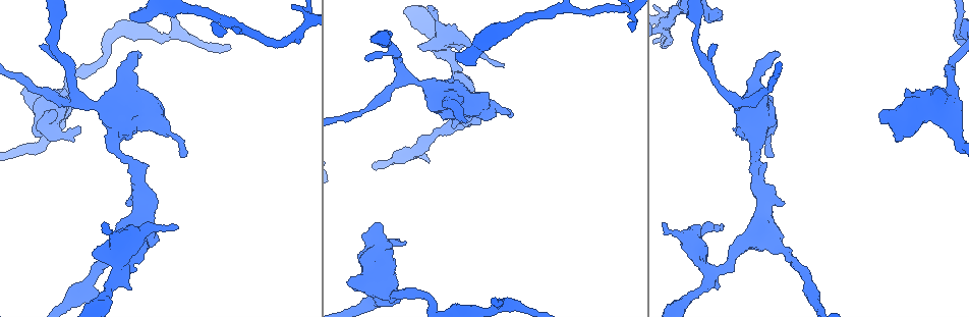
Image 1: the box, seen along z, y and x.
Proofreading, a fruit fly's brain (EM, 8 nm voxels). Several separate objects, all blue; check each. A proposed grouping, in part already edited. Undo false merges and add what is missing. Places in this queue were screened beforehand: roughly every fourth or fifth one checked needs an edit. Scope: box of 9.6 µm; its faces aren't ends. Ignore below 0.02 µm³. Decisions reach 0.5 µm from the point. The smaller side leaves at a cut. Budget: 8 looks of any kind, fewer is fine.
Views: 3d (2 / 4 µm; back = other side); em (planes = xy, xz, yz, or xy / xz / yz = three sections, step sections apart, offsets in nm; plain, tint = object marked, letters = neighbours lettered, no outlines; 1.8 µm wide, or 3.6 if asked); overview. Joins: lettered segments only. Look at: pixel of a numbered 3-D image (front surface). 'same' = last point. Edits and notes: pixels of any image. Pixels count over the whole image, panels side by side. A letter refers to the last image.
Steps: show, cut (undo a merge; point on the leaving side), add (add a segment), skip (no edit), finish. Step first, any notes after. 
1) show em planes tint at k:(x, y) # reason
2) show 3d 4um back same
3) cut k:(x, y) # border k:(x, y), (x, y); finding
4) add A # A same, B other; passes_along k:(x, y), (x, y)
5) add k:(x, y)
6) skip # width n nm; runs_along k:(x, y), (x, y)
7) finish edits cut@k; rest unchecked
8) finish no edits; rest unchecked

show 3d 4um at 1:(394, 296) # thick turns thin

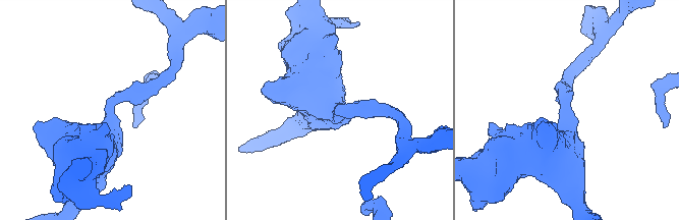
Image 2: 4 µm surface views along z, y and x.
show em 3.6um planes letters at 2:(566, 127) # now the EM

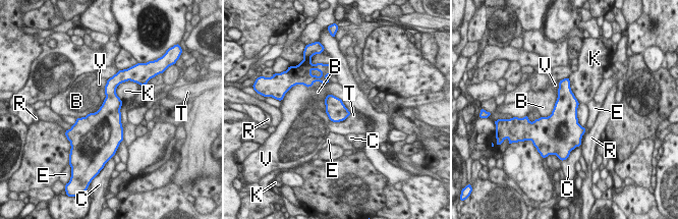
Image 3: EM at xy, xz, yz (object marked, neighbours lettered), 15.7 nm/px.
skip # width 320 nm; B other, C other, E other, K other, R other, T other, V other; border 3:(318, 80), (329, 83); one neuron here

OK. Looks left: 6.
show 3d 4um at 1:(131, 16) # branch stops here

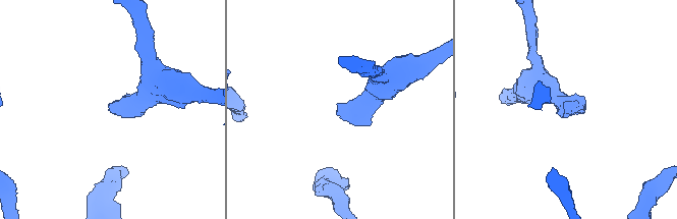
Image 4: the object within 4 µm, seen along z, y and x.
show em xy step 16 letters at 4:(112, 106)

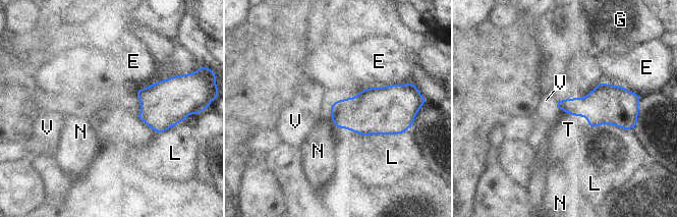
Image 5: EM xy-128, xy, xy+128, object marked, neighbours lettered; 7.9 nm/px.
add T # longest_contact L 360 nm; E other, G other, L other, N other, T same, V other; the neuron continues

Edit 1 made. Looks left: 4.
show 3d 2um at 1:(784, 202) # free end

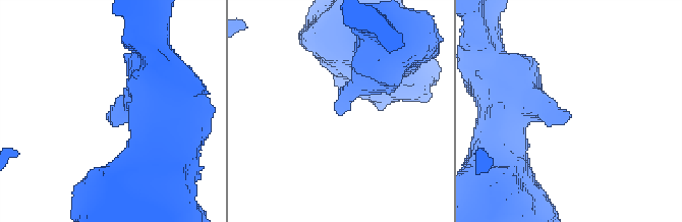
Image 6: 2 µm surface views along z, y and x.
show em planes letters at 6:(569, 114)

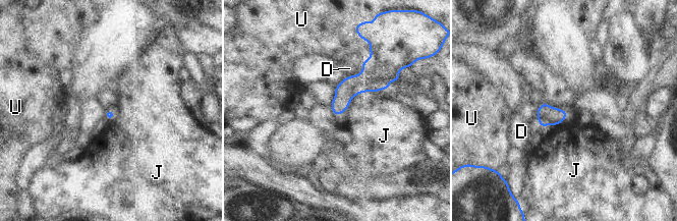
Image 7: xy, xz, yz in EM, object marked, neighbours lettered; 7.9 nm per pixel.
skip # longest_contact J 440 nm; D other, J other, U other; no lettered segment goes on from it

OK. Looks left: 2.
finish edits add@5; rest unchecked

